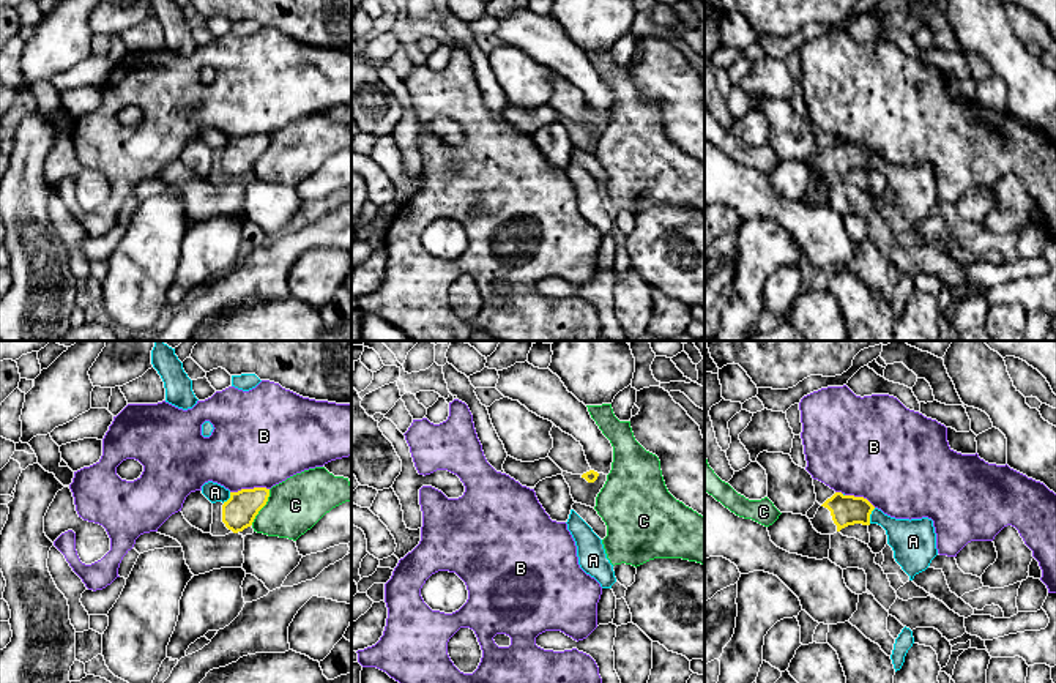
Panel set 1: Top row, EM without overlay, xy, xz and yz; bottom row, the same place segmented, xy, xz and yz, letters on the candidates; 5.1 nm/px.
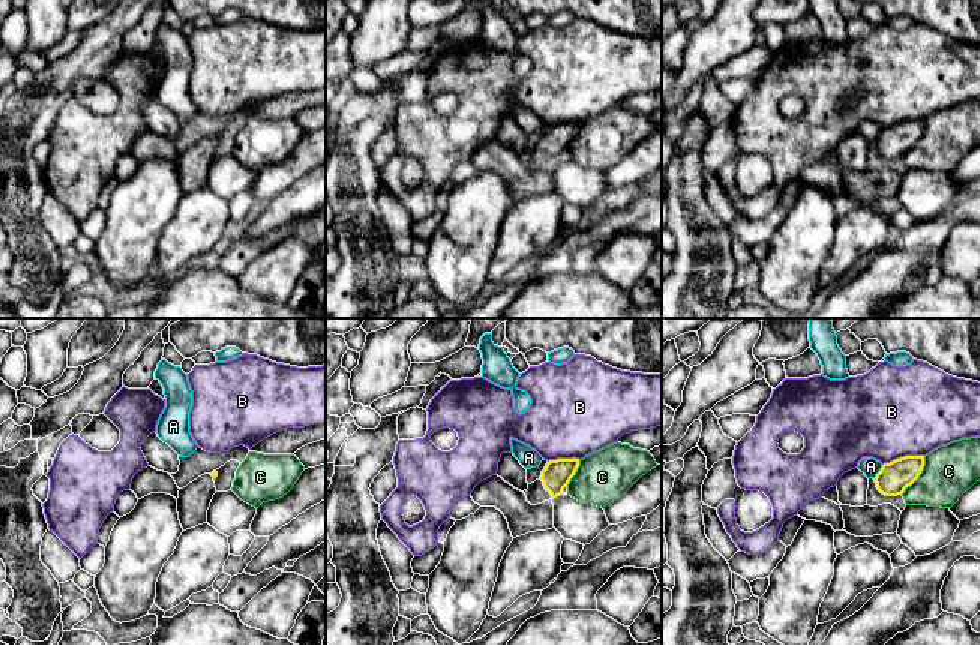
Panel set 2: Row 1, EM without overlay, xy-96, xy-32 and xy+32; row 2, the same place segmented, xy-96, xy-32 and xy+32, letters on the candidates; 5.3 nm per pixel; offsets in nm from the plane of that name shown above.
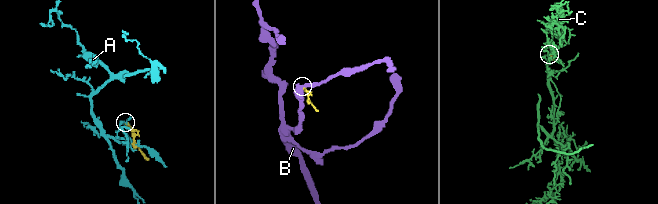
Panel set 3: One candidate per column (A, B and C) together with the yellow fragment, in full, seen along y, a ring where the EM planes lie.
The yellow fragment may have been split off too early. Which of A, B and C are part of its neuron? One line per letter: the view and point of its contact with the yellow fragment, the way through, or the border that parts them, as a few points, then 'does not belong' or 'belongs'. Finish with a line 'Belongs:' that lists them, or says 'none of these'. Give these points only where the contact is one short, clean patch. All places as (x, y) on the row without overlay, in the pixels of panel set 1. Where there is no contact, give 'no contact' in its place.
A: contact yz (869, 163); does not belong
B: contact xy (249, 136); does not belong
C: contact xy (264, 152); does not belong
Belongs: none of these

